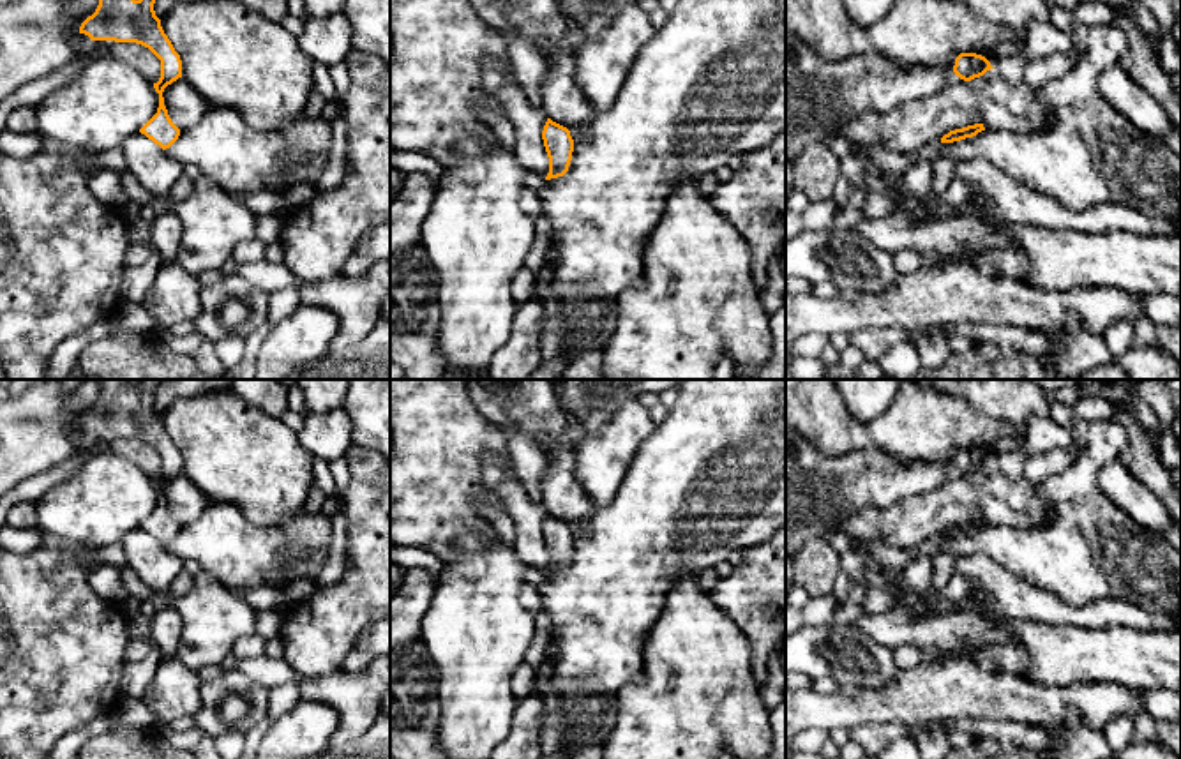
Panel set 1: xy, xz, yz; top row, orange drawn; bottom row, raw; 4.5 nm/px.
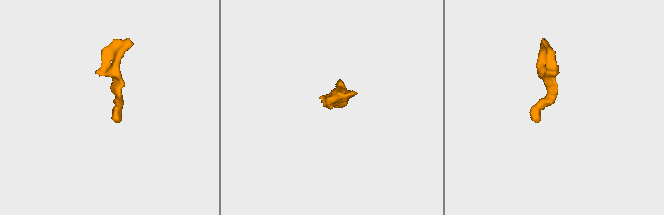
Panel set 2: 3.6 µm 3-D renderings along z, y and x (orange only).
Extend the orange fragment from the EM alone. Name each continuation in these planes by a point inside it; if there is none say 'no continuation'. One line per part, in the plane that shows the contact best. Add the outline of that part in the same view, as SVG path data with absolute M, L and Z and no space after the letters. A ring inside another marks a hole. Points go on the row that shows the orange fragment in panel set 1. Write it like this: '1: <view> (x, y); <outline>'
1: xy (85, 46); M79 34L76 37L74 44L76 44L76 58L74 60L79 60L83 56L94 55L97 49L109 49L117 42L115 41L92 41L88 35Z

